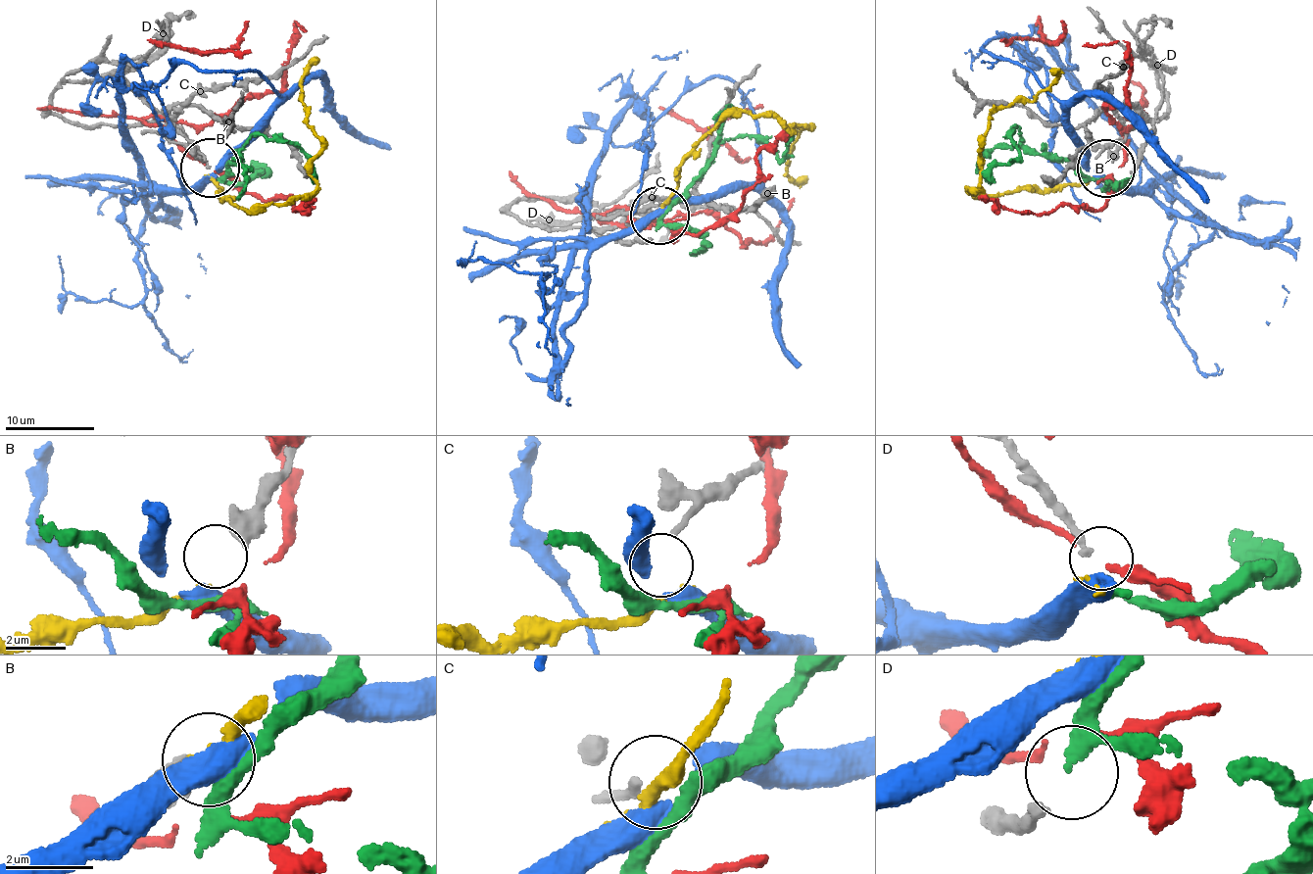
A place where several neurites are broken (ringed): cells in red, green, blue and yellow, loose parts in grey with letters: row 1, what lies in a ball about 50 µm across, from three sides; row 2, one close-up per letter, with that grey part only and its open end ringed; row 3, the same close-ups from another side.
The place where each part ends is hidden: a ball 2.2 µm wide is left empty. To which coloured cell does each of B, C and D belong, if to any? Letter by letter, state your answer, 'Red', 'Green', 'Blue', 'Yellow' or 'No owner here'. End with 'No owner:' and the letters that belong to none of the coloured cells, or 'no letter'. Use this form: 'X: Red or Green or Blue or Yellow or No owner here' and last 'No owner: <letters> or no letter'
B: No owner here
C: No owner here
D: Green
No owner: B, C

